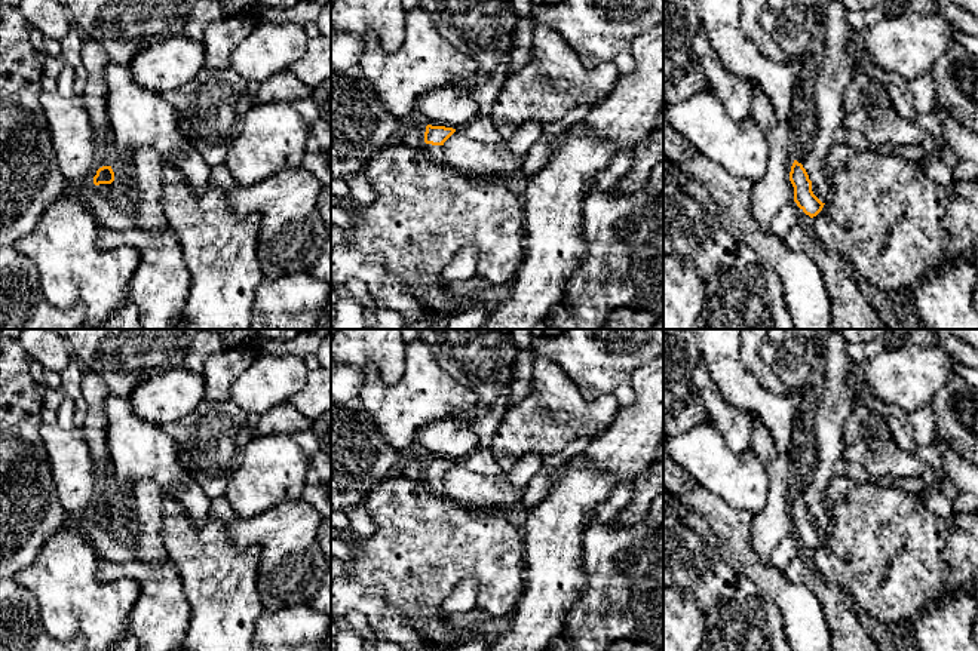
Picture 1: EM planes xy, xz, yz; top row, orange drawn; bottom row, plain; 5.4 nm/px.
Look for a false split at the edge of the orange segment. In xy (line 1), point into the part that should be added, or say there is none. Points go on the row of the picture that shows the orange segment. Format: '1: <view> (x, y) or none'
1: none

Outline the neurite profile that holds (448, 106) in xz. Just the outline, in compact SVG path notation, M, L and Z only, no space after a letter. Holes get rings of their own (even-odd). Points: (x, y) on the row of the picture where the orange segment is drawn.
M476 76L456 86L448 83L430 89L417 101L417 119L426 125L463 130L479 114L479 107L466 87L476 85L481 79Z

